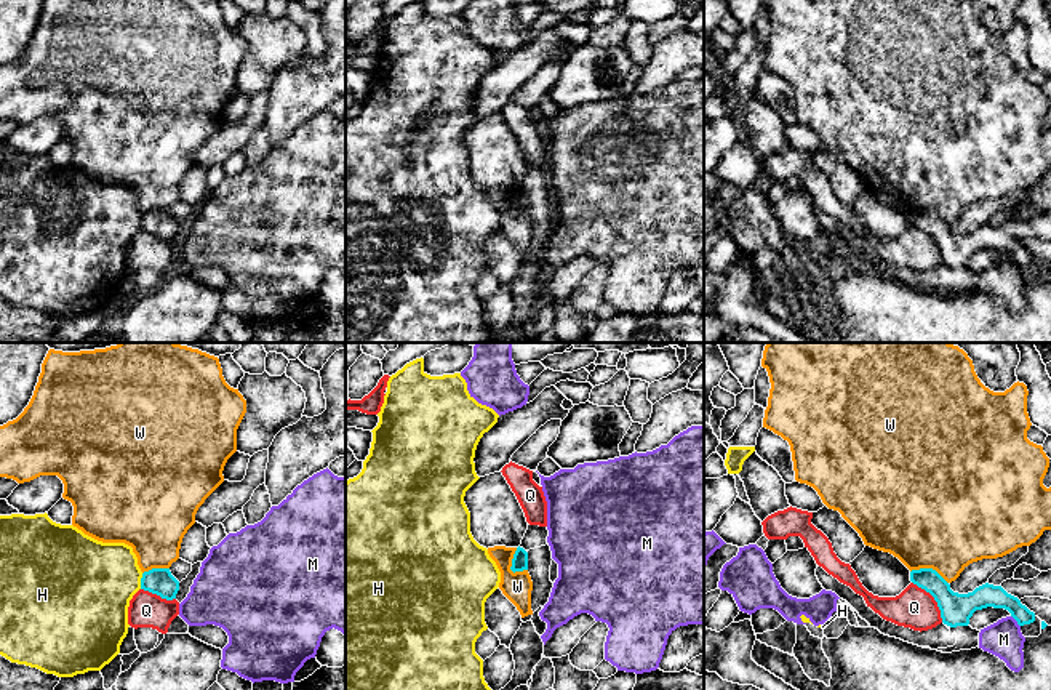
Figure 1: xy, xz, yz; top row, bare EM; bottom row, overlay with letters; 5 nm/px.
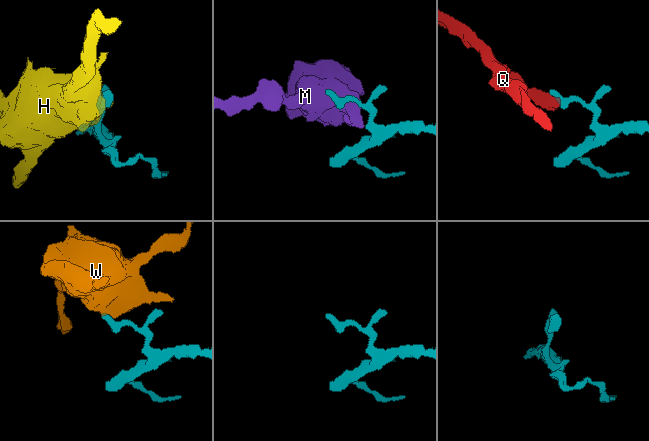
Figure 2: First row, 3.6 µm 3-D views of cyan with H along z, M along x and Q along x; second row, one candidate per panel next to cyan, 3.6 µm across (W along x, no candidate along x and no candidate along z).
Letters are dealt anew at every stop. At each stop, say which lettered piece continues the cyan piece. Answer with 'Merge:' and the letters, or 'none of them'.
Merge: none of them

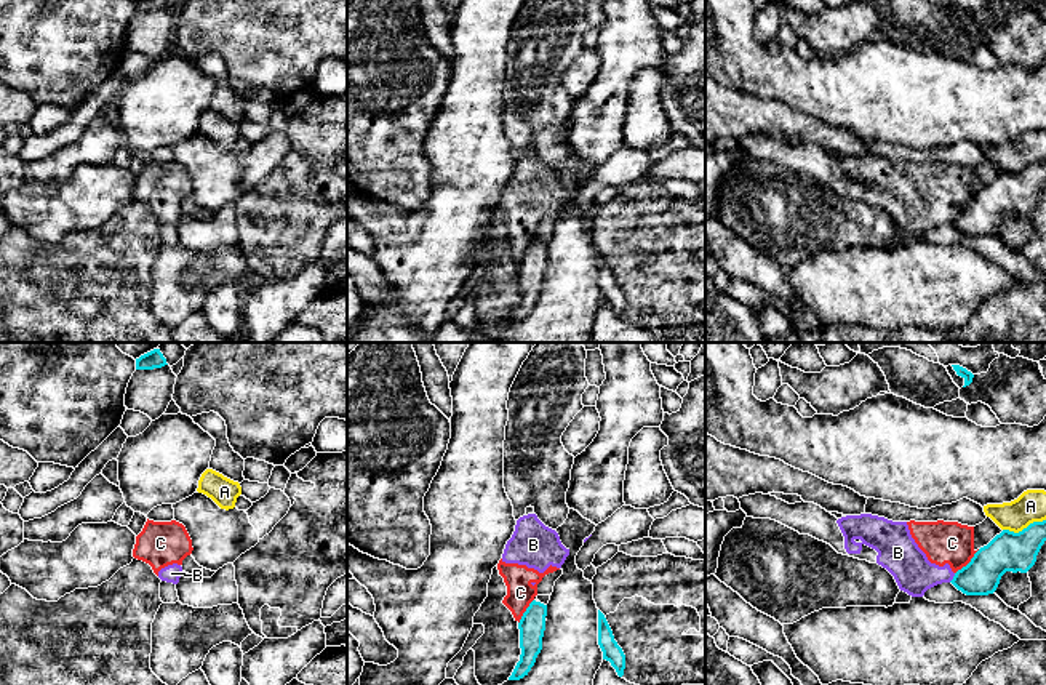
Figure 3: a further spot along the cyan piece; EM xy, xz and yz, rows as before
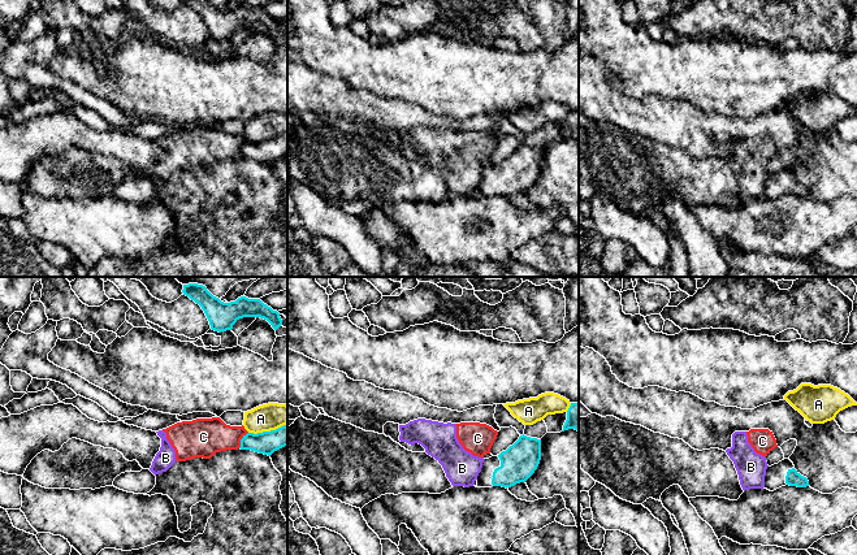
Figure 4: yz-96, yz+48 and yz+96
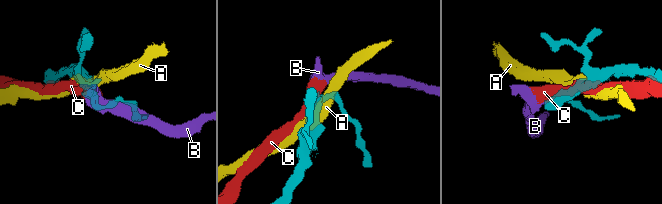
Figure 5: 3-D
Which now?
Merge: none of them

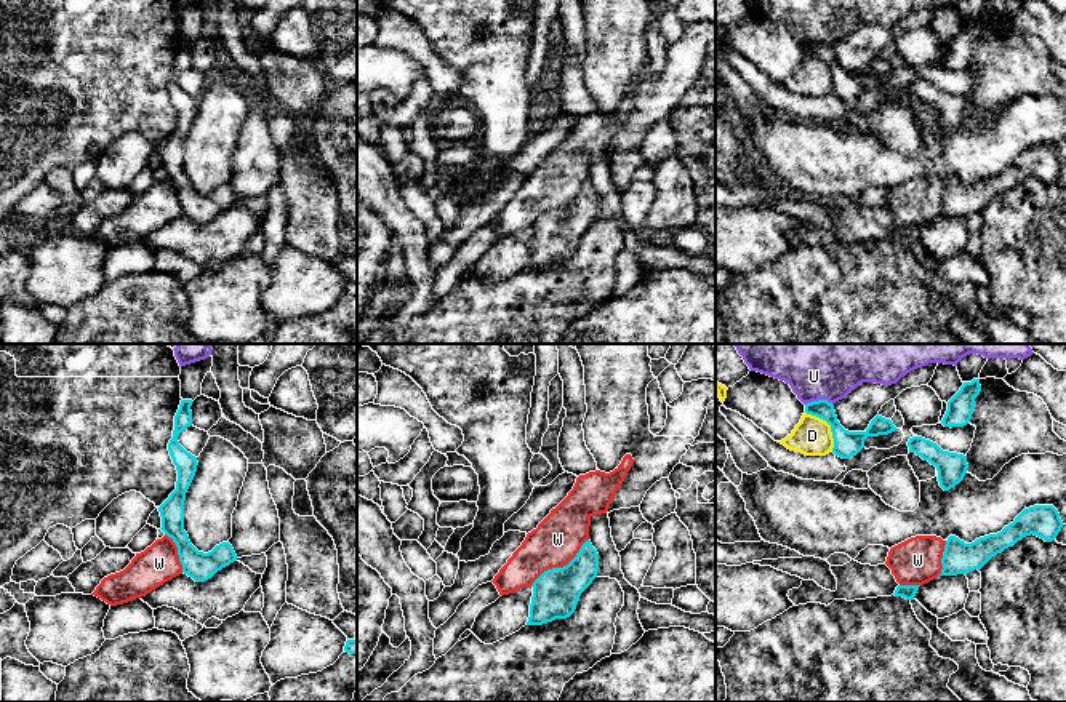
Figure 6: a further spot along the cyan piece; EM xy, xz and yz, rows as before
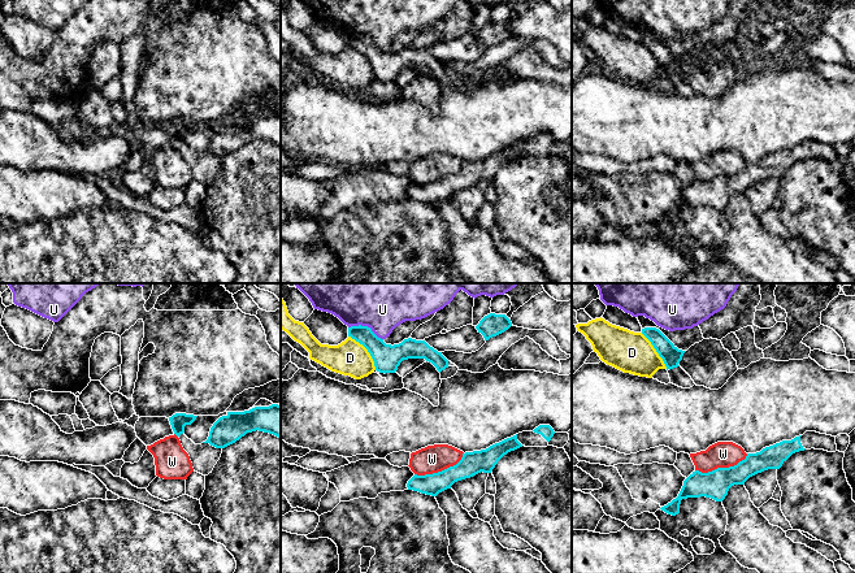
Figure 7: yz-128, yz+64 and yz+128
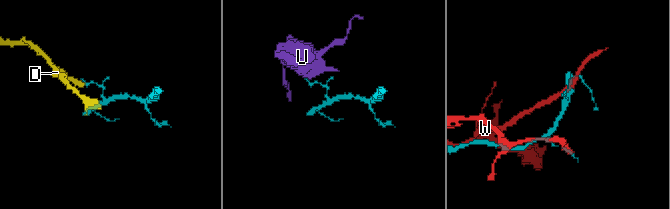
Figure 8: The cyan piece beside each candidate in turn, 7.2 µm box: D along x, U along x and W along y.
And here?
Merge: none of them

